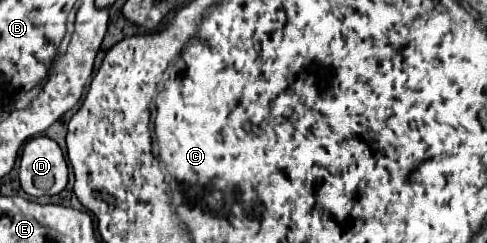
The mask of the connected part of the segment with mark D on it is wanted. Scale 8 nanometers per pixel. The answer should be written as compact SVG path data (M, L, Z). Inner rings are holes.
M47 136L27 140L21 152L19 180L29 196L55 196L67 186L67 162L59 144Z

